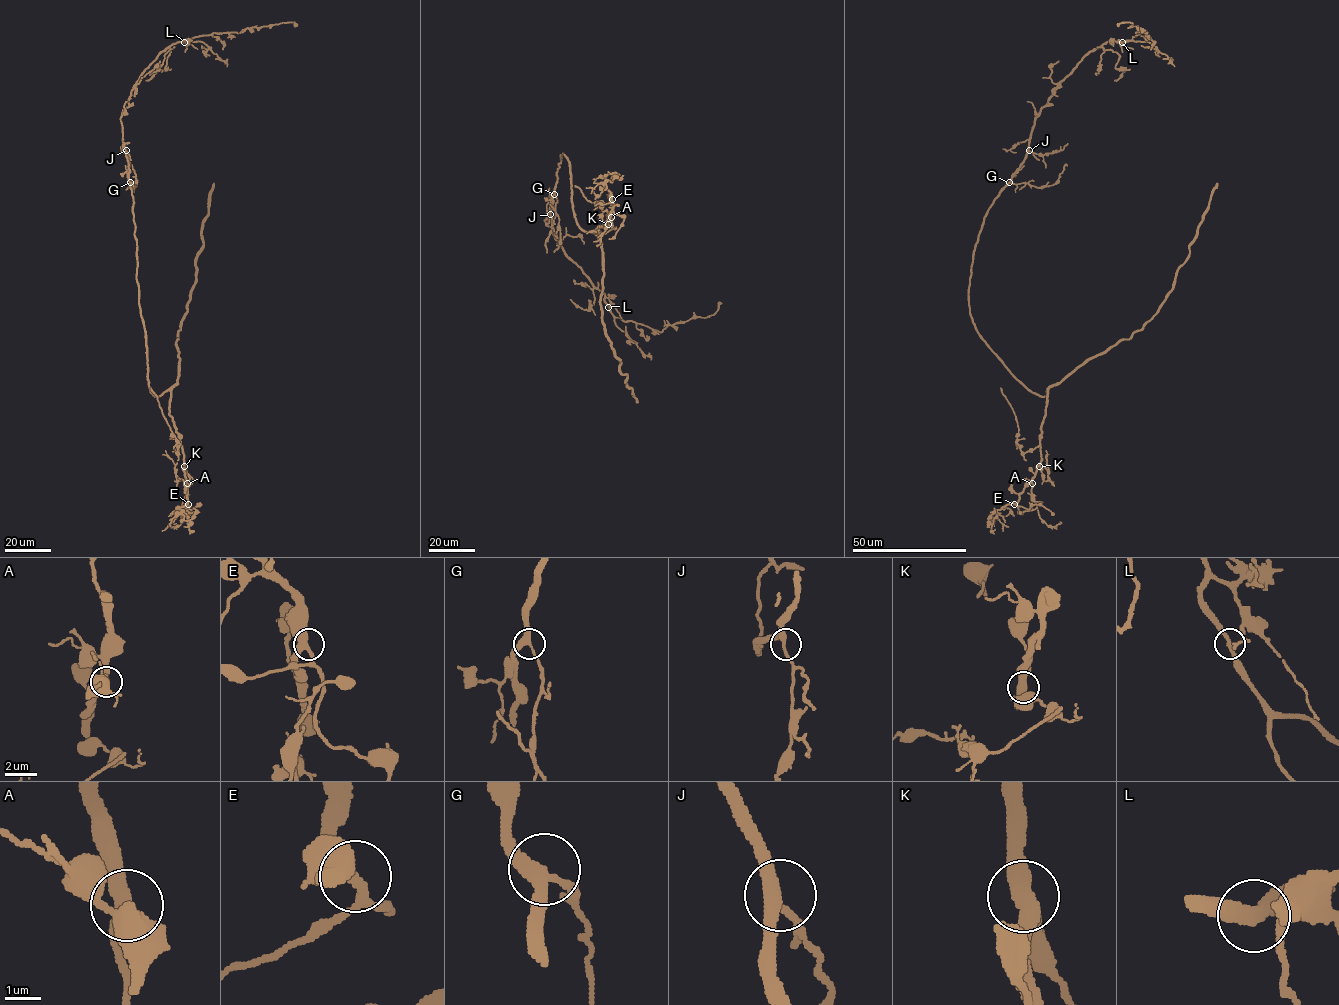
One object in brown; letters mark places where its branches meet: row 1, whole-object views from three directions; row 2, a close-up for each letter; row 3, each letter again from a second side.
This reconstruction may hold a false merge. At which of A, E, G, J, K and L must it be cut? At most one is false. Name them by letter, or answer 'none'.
none

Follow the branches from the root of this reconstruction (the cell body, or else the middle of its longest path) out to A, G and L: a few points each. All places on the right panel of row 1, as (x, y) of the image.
A: (970, 277), (969, 313), (980, 337), (1029, 389), (1042, 396), (1048, 391), (1040, 439), (1041, 463), (1032, 483)
G: (970, 277), (973, 251), (984, 216), (1009, 182)
L: (970, 277), (973, 251), (984, 216), (1024, 160), (1034, 118), (1057, 85), (1085, 56), (1108, 41), (1121, 42)

